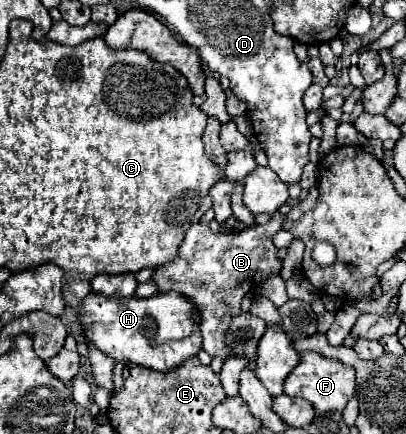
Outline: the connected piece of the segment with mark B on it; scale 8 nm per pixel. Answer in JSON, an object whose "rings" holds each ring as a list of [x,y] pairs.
{"rings":[[[275,211],[269,223],[251,225],[241,233],[211,233],[209,225],[197,223],[187,231],[185,241],[181,243],[181,255],[155,269],[153,281],[159,285],[161,293],[177,291],[199,307],[203,349],[211,357],[221,357],[223,361],[229,357],[225,333],[229,321],[241,313],[241,299],[269,275],[281,271],[281,261],[277,259],[277,249],[271,239],[281,229],[283,221],[285,217]]]}

